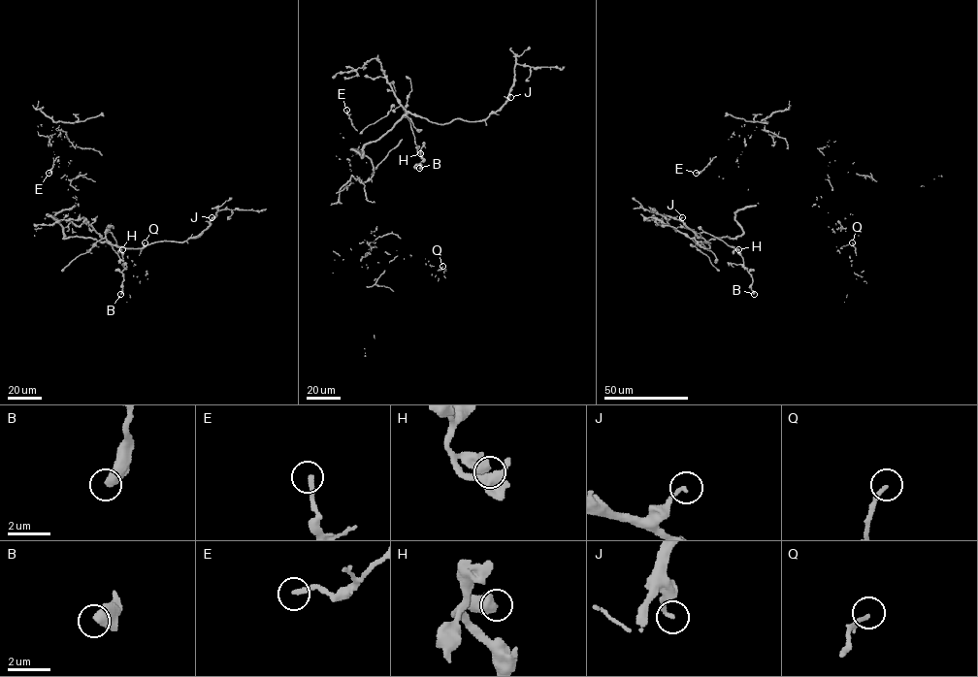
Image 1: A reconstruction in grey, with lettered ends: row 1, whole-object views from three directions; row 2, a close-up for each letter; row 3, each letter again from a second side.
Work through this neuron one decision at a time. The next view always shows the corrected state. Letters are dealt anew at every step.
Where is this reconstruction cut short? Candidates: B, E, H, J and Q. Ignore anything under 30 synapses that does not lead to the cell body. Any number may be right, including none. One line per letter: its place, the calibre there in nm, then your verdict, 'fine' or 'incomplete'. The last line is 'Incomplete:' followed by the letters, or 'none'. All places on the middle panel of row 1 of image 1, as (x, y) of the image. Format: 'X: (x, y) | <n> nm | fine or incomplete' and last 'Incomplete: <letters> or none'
B: (419, 168) | 550 nm | fine
E: (346, 110) | 220 nm | fine
H: (420, 153) | 650 nm | fine
J: (510, 97) | 170 nm | fine
Q: (442, 266) | 170 nm | fine
Incomplete: none

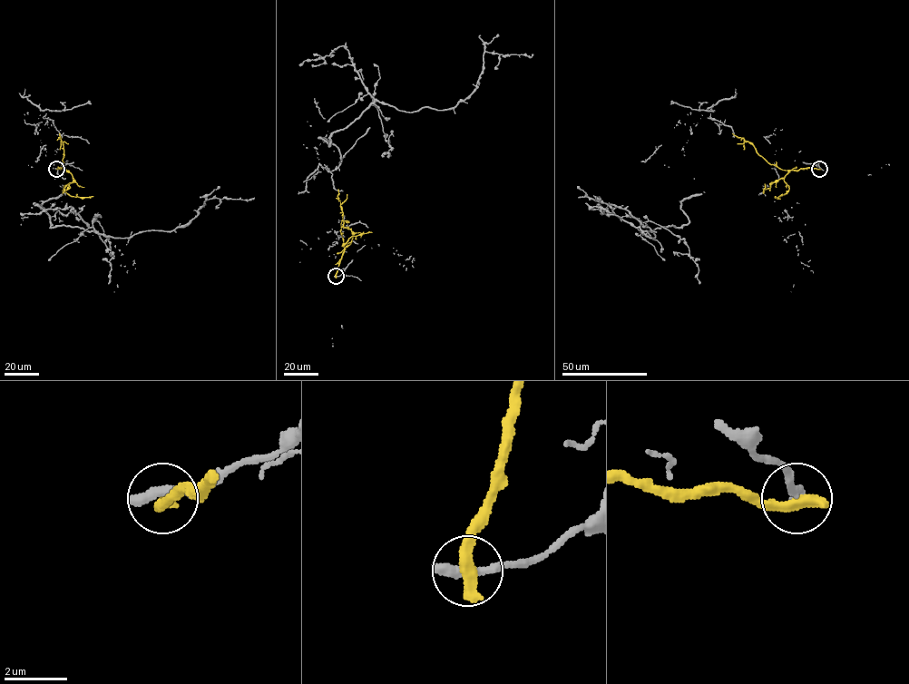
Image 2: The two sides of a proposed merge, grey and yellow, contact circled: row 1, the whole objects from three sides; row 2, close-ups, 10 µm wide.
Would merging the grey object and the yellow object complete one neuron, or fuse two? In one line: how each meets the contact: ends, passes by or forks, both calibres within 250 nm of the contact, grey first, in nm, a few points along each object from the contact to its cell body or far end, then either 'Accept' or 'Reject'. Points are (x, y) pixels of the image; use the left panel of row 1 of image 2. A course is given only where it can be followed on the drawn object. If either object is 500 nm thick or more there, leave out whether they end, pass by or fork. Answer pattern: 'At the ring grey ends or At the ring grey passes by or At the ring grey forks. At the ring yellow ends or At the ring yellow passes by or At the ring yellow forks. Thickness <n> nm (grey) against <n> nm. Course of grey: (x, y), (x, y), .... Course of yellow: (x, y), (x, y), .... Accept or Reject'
At the ring grey ends. At the ring yellow ends. Thickness 440 nm (grey) against 480 nm. Course of grey: (56, 168), (73, 162), (39, 115), (61, 194), (40, 206), (52, 228), (113, 237), (254, 198). Course of yellow: (56, 169), (65, 170), (62, 165), (63, 146), (59, 133). Reject

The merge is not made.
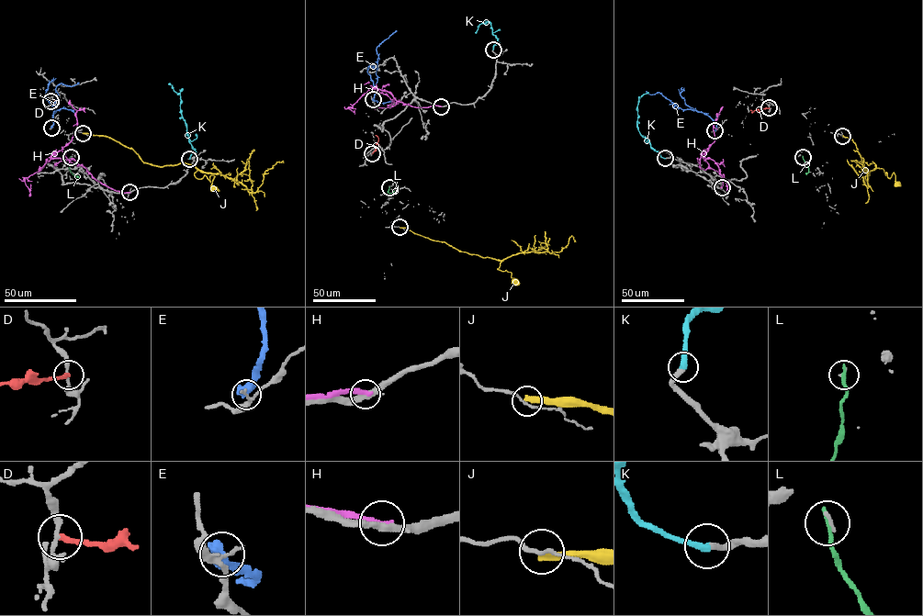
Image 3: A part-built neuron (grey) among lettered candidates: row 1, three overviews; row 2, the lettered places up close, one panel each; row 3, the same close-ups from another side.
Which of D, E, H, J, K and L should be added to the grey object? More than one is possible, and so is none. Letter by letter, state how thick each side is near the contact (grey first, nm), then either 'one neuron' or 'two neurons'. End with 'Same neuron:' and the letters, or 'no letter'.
D: calibres 200 and 220 nm; two neurons
E: calibres 170 and 650 nm; two neurons
H: calibres 360 and 280 nm; two neurons
J: calibres 150 and 320 nm; two neurons
K: calibres 280 and 360 nm; one neuron
L: calibres 180 and 220 nm; two neurons
Same neuron: K

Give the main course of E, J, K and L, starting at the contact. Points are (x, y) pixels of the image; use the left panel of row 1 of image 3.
E: (51, 128), (53, 106), (57, 104), (56, 86), (61, 83), (72, 86), (78, 82)
J: (83, 133), (112, 139), (153, 165), (185, 163), (222, 174), (250, 192), (262, 184), (264, 172), (282, 162)
K: (189, 159), (194, 149), (183, 118), (180, 95), (168, 84)
L: (71, 157), (70, 171), (79, 177)

